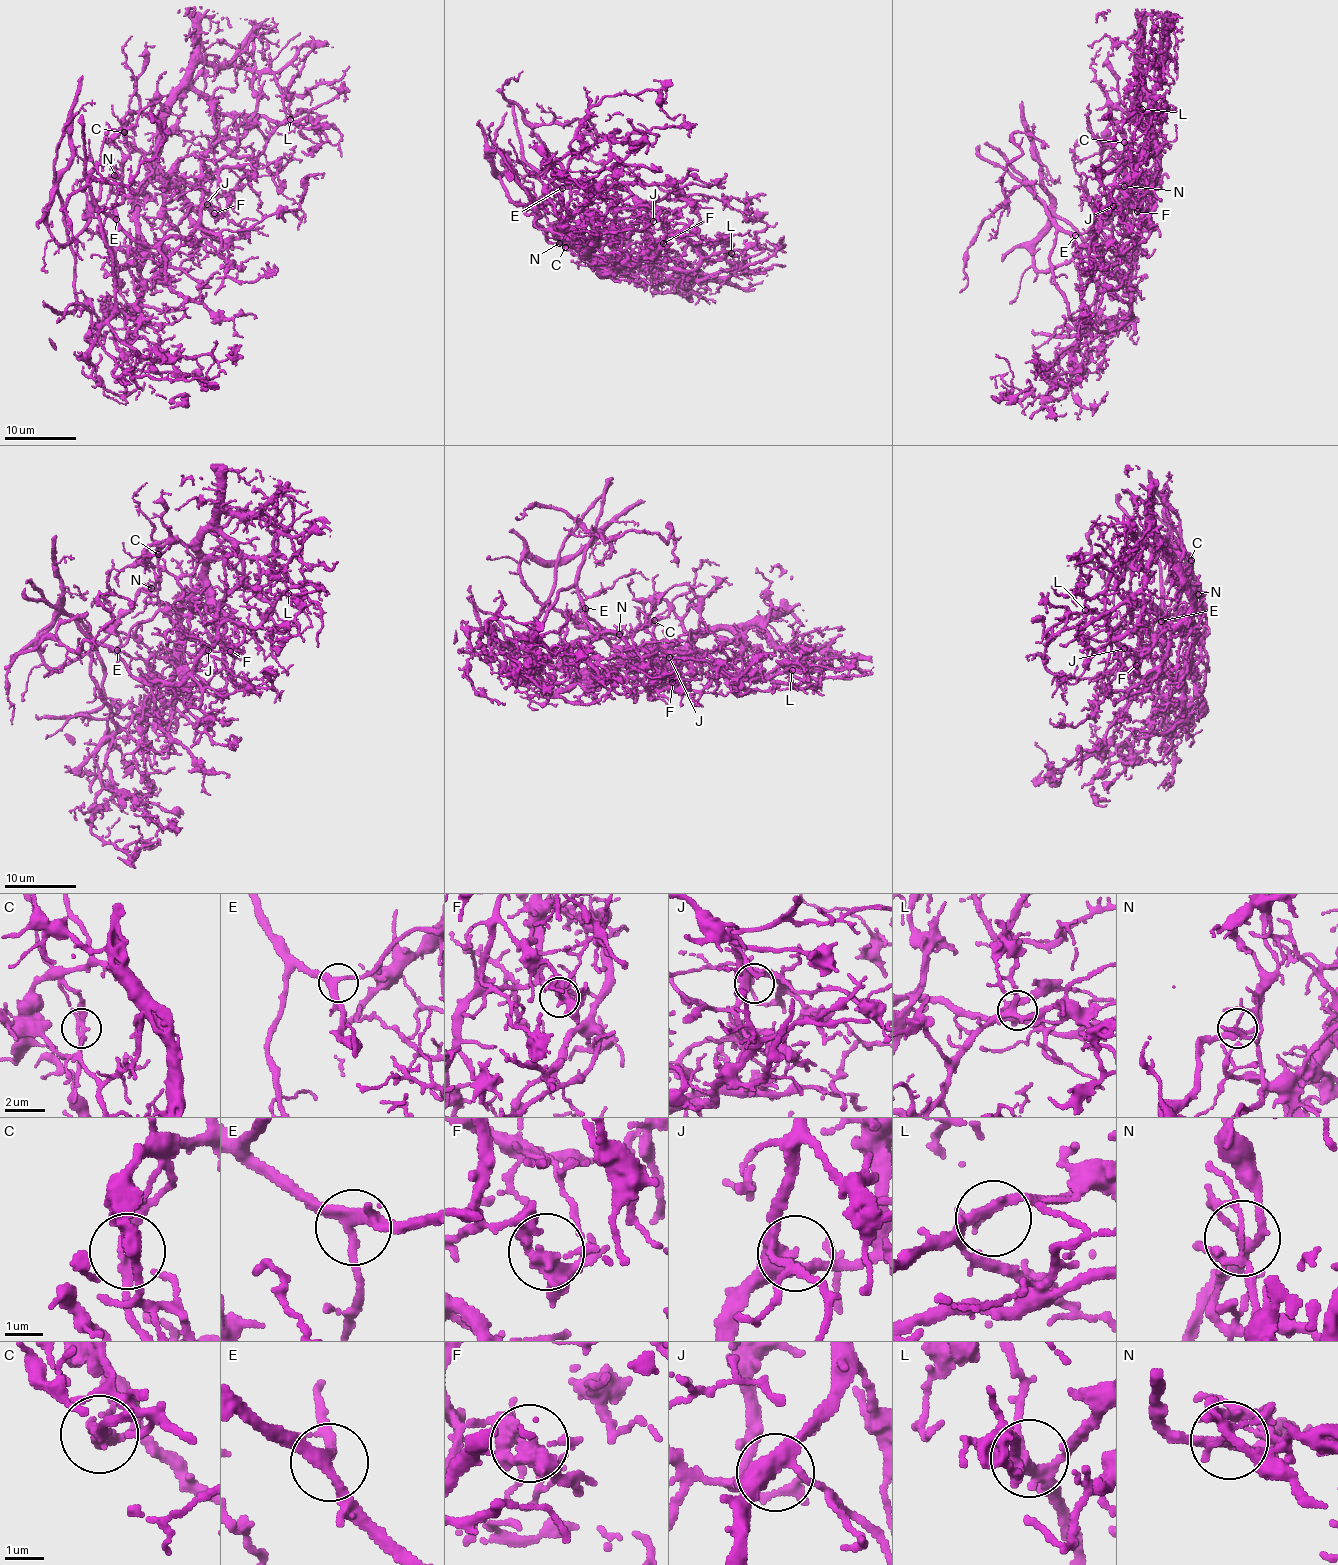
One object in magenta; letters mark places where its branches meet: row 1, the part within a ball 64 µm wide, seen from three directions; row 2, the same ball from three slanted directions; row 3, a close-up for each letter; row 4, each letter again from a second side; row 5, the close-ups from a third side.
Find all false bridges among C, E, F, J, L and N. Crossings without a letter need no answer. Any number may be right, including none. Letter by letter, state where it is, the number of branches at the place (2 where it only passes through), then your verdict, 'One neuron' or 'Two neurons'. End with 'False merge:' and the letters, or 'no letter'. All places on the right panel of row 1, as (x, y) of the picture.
C: Place: (1124, 142). Branches: 3. Two neurons
E: Place: (1075, 235). Branches: 3. One neuron
F: Place: (1137, 211). Branches: 4. Two neurons
J: Place: (1113, 206). Branches: 4. One neuron
L: Place: (1142, 109). Branches: 4. One neuron
N: Place: (1124, 186). Branches: 4. Two neurons
False merge: C, F, N

